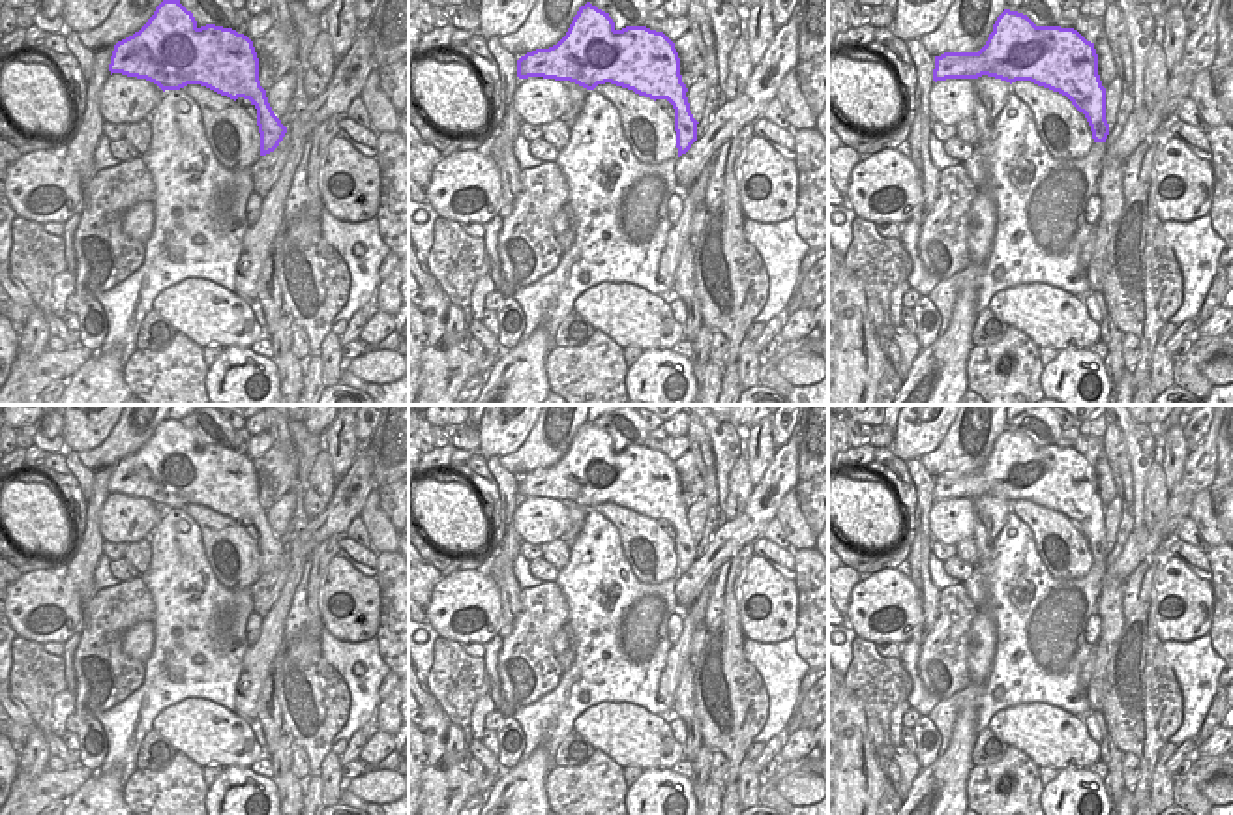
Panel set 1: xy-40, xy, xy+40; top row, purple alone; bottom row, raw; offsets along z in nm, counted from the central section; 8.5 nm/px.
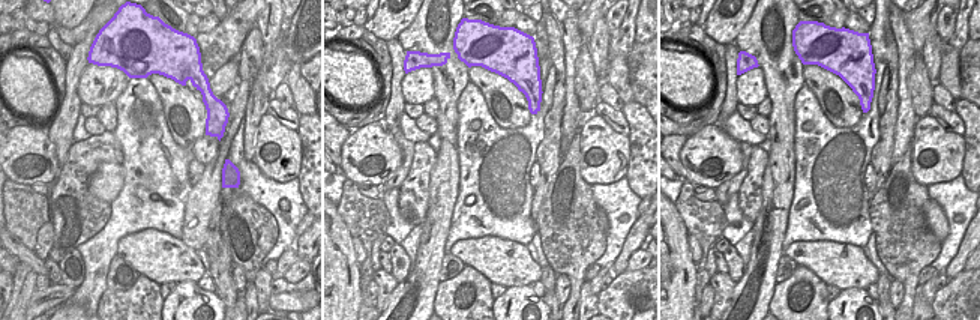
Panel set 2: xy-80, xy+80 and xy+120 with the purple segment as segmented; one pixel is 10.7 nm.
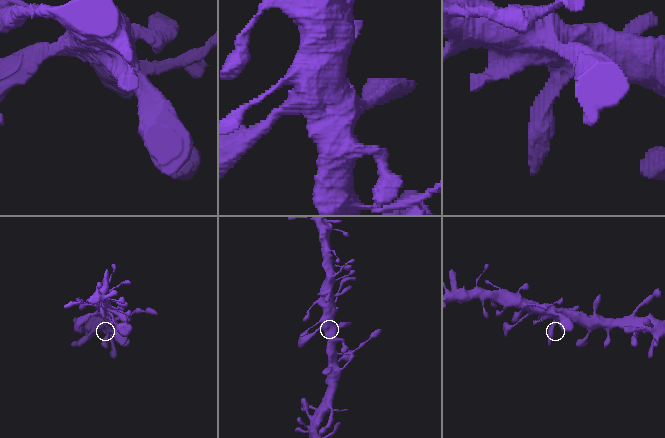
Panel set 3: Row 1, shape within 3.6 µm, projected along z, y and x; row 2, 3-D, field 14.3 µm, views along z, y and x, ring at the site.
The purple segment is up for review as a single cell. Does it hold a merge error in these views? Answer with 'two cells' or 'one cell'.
one cell

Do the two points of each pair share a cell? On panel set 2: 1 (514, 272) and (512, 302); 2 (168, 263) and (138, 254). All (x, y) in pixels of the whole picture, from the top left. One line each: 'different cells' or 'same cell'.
1: different cells
2: same cell

